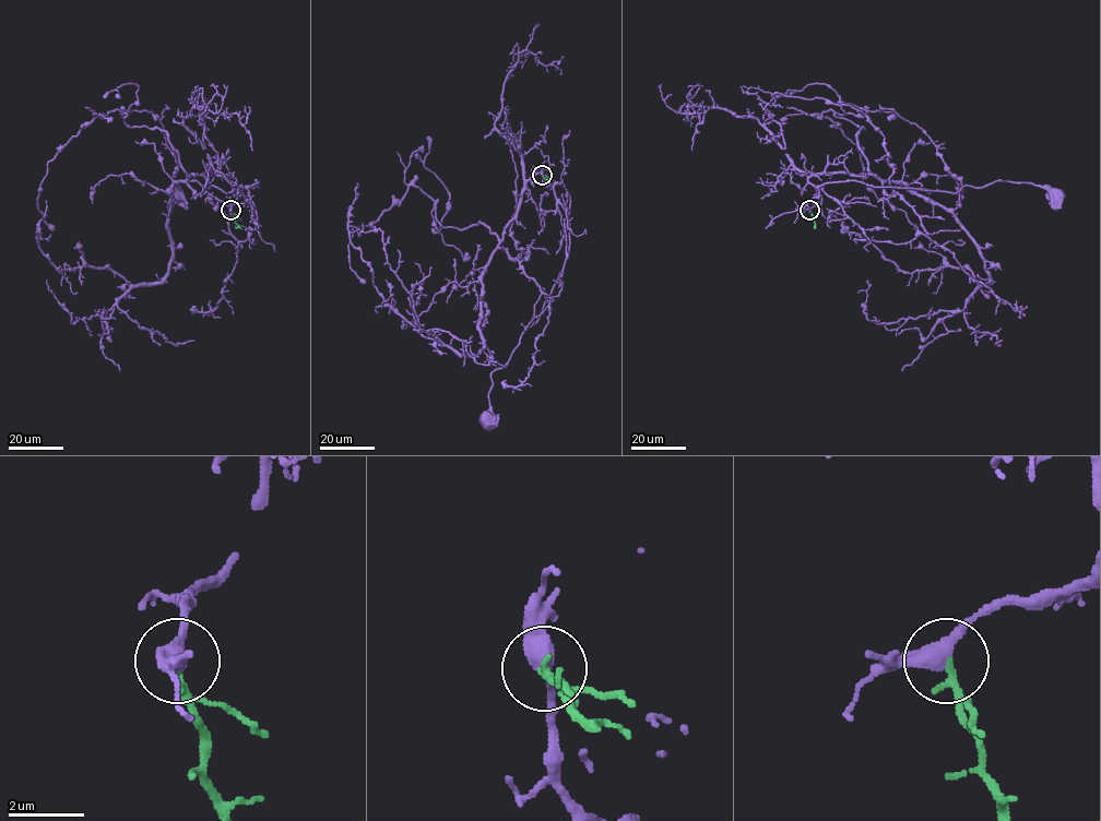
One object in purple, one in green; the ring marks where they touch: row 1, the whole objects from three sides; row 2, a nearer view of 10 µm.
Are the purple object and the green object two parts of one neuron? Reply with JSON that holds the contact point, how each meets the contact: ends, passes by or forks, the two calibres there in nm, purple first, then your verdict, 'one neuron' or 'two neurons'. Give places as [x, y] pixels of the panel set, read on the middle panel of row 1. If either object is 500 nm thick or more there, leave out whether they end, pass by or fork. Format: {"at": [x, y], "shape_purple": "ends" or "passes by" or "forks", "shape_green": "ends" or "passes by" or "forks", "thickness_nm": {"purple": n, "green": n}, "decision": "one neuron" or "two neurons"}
{"at": [542, 175], "shape_purple": "passes by", "shape_green": "ends", "thickness_nm": {"purple": 400, "green": 240}, "decision": "one neuron"}

